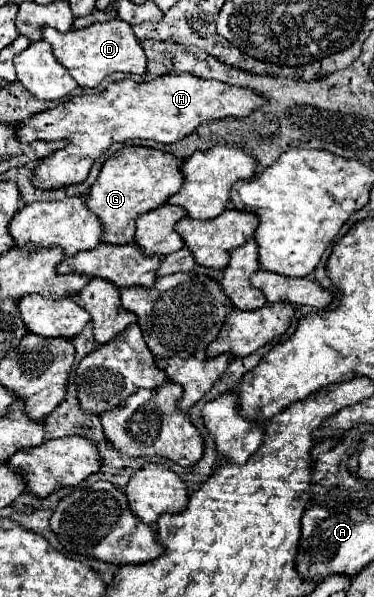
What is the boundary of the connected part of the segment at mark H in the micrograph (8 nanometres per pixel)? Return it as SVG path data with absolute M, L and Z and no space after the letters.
M180 73L180 75L160 75L152 81L136 83L134 79L122 79L112 85L108 85L106 91L98 95L78 95L66 103L60 103L54 109L48 109L44 113L36 113L28 121L18 123L18 139L20 141L56 141L56 139L68 139L68 147L52 153L42 161L40 167L36 167L36 183L40 187L66 187L72 183L82 183L88 177L88 171L92 163L114 143L124 143L128 139L152 139L160 143L174 143L178 139L184 139L190 135L196 127L200 127L206 121L212 119L224 119L224 117L248 117L262 105L266 105L268 99L264 95L256 93L248 87L234 87L222 81L214 79L202 79L192 73Z

